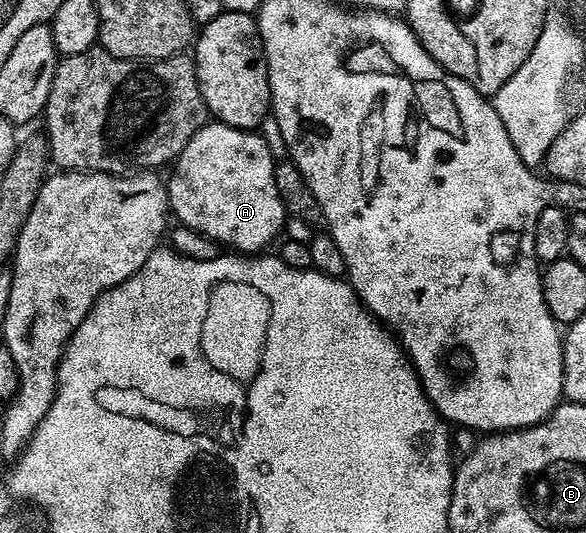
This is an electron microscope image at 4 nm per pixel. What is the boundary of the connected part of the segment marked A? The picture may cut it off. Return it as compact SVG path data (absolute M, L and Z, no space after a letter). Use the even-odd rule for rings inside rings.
M217 120L207 121L205 126L196 131L192 136L192 140L188 140L188 144L179 152L176 161L173 163L174 175L168 178L168 193L170 196L170 208L173 217L178 217L177 221L181 225L186 226L190 230L200 232L206 238L218 243L219 247L226 248L231 246L231 251L237 252L242 256L254 256L257 250L262 250L270 241L273 240L277 234L283 229L284 223L288 217L286 213L286 206L280 200L280 192L276 192L276 176L274 175L274 168L276 160L272 156L272 152L268 148L268 144L262 139L261 133L251 132L248 130L237 130L231 126L226 126L223 122Z

